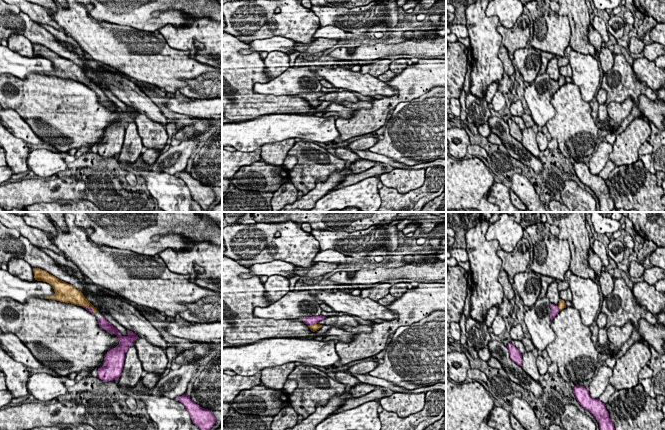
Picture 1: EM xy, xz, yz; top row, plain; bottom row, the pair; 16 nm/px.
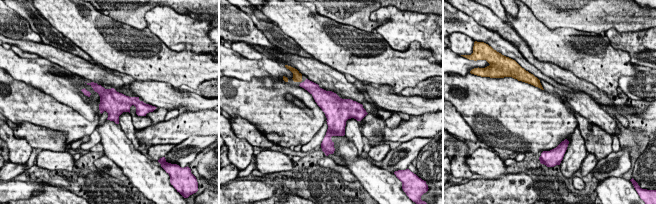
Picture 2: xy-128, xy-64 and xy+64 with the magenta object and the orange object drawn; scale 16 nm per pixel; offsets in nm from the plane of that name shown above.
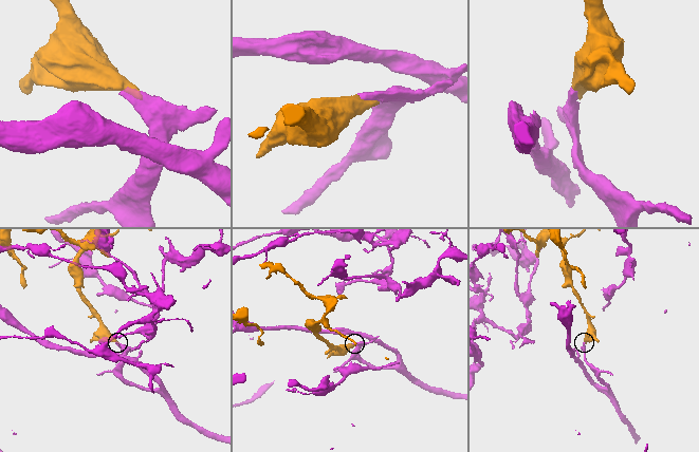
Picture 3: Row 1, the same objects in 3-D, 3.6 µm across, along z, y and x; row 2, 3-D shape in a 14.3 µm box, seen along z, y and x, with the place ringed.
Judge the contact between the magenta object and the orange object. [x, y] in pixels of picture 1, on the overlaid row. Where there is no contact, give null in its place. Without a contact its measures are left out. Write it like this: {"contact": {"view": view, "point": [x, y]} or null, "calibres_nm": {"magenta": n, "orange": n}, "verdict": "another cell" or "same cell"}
{"contact": {"view": "xz", "point": [313, 323]}, "calibres_nm": {"magenta": 130, "orange": 120}, "verdict": "same cell"}

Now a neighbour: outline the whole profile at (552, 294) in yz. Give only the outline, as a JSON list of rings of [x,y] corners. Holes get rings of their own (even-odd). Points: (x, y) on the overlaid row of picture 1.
[[[556,280],[548,286],[546,297],[549,299],[550,303],[558,305],[560,301],[560,294],[558,291],[558,283]]]

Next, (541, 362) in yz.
[[[539,355],[536,358],[536,365],[537,365],[537,368],[538,368],[540,375],[544,375],[548,372],[547,361],[542,355]]]

